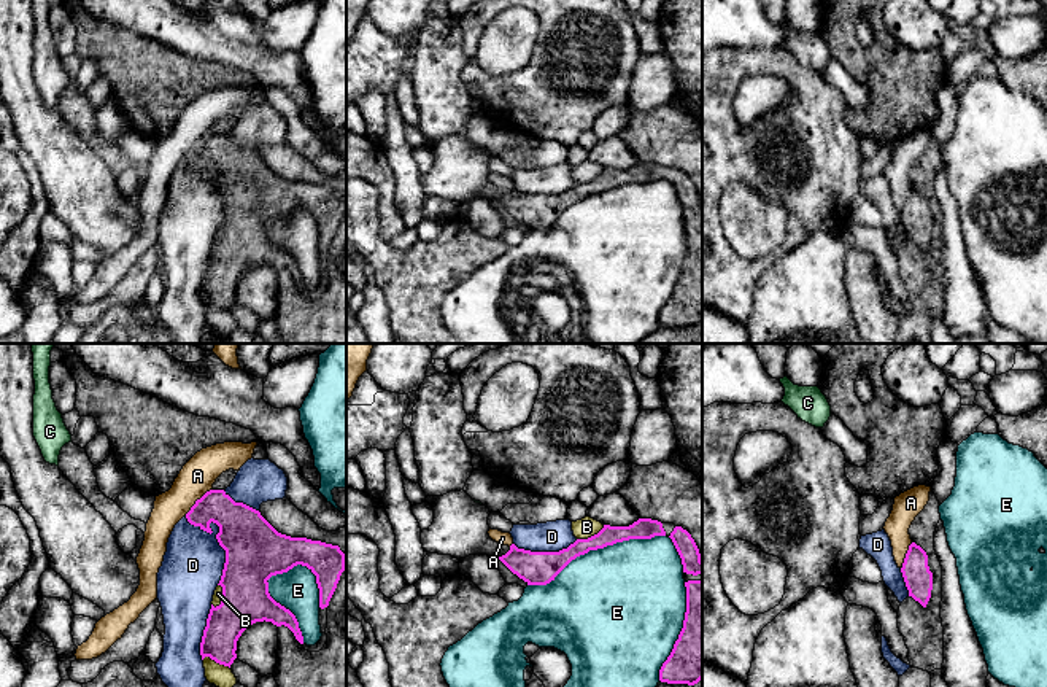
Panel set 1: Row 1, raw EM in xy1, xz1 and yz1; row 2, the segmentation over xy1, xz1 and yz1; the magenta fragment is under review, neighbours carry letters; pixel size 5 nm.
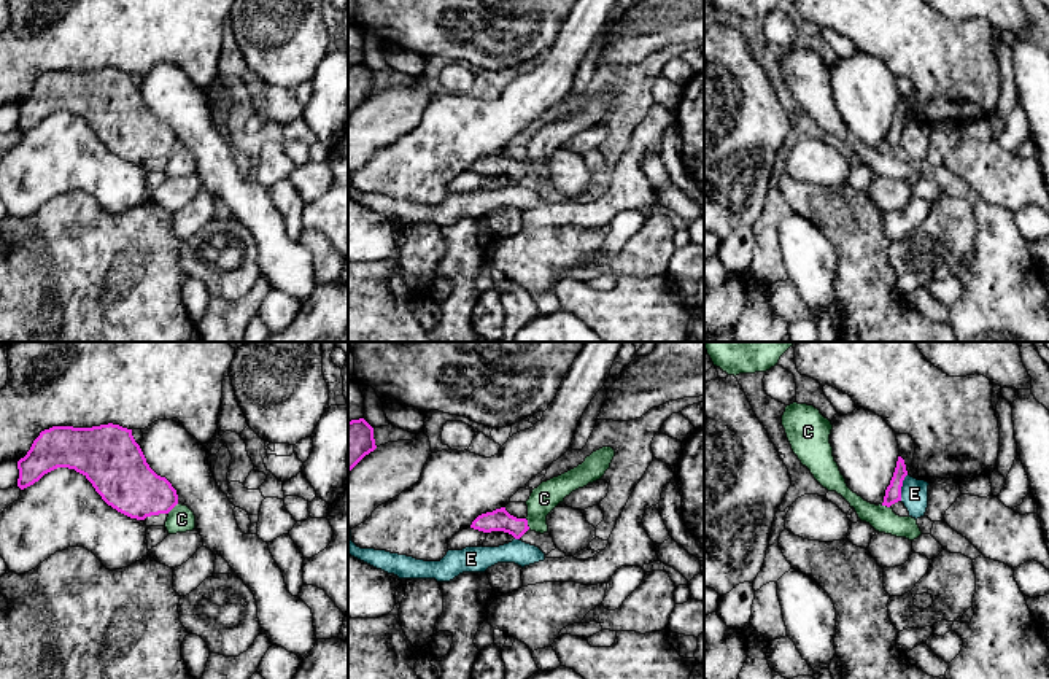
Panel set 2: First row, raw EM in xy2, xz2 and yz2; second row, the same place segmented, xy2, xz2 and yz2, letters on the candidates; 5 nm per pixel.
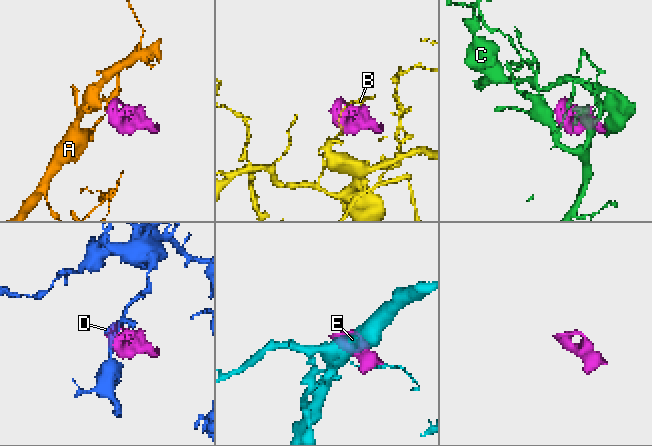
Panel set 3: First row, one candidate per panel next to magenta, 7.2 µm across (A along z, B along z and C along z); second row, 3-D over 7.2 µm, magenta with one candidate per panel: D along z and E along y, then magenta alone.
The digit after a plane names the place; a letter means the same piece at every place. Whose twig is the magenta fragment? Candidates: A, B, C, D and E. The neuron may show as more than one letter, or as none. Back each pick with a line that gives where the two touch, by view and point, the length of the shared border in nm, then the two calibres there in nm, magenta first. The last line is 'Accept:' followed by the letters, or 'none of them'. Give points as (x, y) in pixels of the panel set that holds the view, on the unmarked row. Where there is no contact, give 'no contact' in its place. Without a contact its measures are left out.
Accept: none of them

